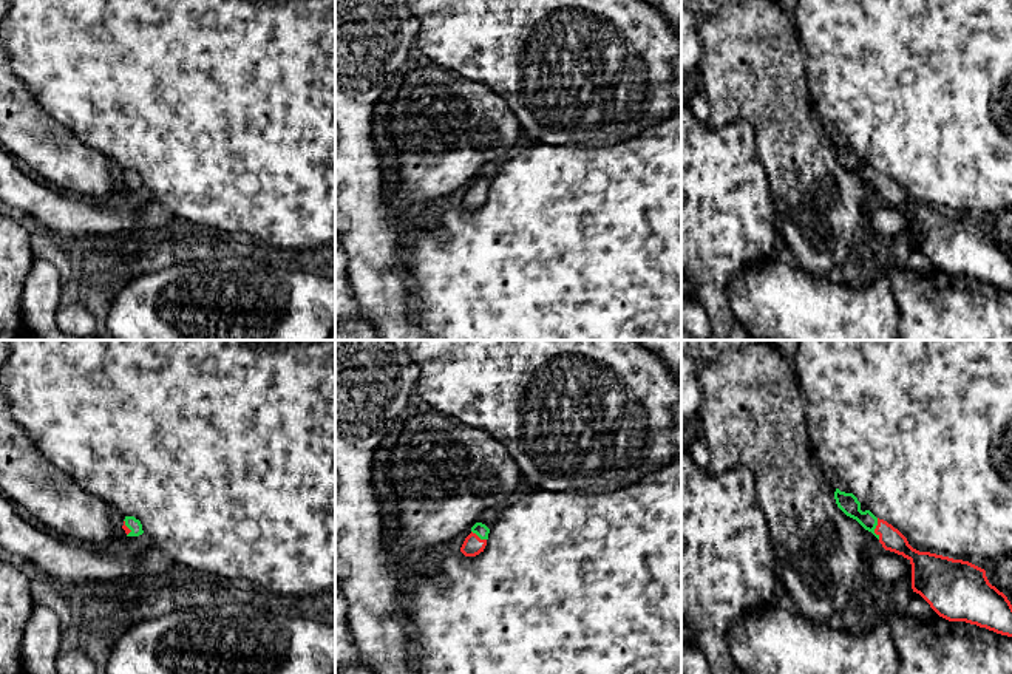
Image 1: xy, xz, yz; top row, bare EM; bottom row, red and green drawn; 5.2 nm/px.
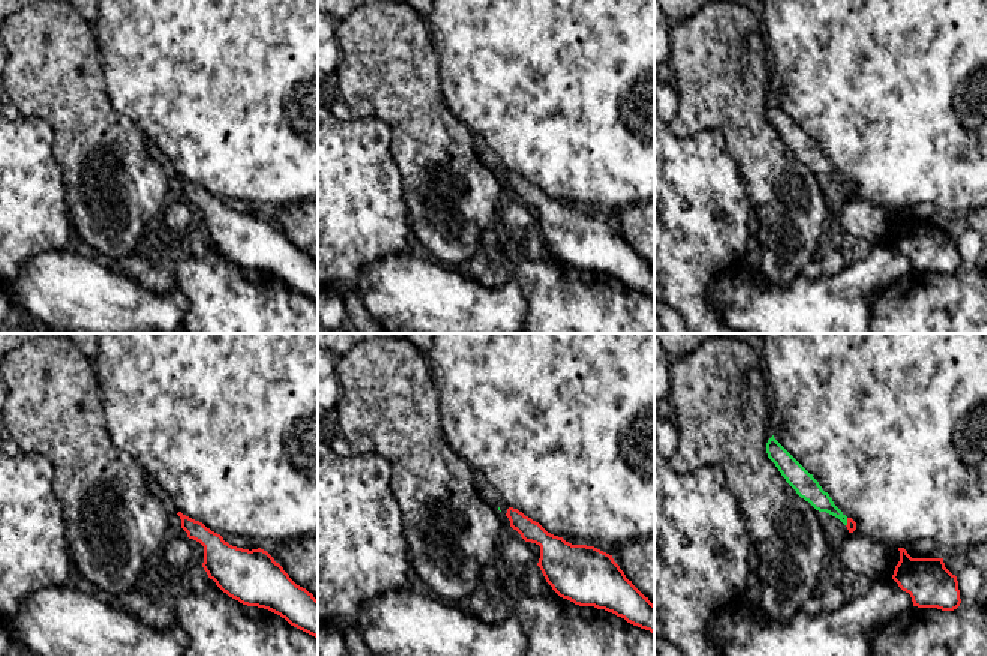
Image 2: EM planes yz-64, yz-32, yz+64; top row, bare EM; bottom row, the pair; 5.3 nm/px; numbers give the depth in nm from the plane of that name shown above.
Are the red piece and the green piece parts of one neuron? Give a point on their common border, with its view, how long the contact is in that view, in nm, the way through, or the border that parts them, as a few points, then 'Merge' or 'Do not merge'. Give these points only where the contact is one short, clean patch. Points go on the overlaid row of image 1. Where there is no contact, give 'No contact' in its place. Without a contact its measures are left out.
Touches red at yz (875, 529). Shared border 110 nm. Path across: yz (892, 540), (875, 529), (847, 503). Merge

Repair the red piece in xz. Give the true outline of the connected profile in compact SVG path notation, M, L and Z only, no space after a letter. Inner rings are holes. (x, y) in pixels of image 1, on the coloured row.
M476 523L471 527L471 533L465 538L465 541L460 547L460 552L465 557L479 555L481 552L484 552L484 549L487 546L488 533L490 533L490 529L485 524Z

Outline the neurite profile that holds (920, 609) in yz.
M913 592L908 608L902 612L895 612L895 615L910 617L915 620L933 620L935 617L938 617L930 604L916 592Z

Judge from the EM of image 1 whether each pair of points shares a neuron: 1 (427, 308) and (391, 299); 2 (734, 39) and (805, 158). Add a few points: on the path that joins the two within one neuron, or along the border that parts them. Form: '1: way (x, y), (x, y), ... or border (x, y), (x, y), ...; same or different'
1: border (405, 288), (410, 316), (416, 323); different
2: way (753, 68), (771, 93), (787, 129); same

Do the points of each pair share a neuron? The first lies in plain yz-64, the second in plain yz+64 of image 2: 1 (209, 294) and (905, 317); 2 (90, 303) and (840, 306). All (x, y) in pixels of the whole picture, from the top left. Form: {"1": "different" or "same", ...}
{"1": "same", "2": "same"}

